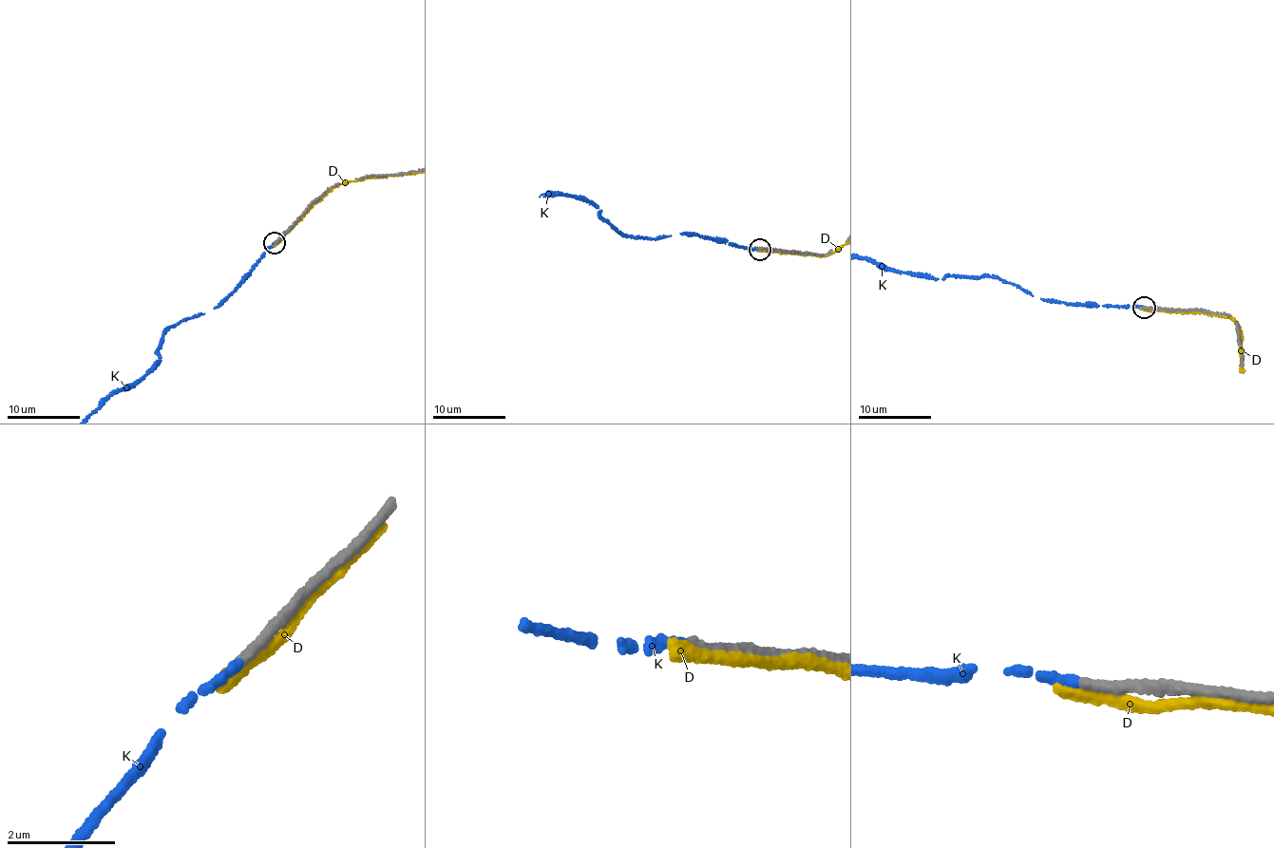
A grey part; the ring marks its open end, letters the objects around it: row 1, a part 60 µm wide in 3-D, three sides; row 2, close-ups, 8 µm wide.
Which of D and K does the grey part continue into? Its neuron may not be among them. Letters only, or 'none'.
K

